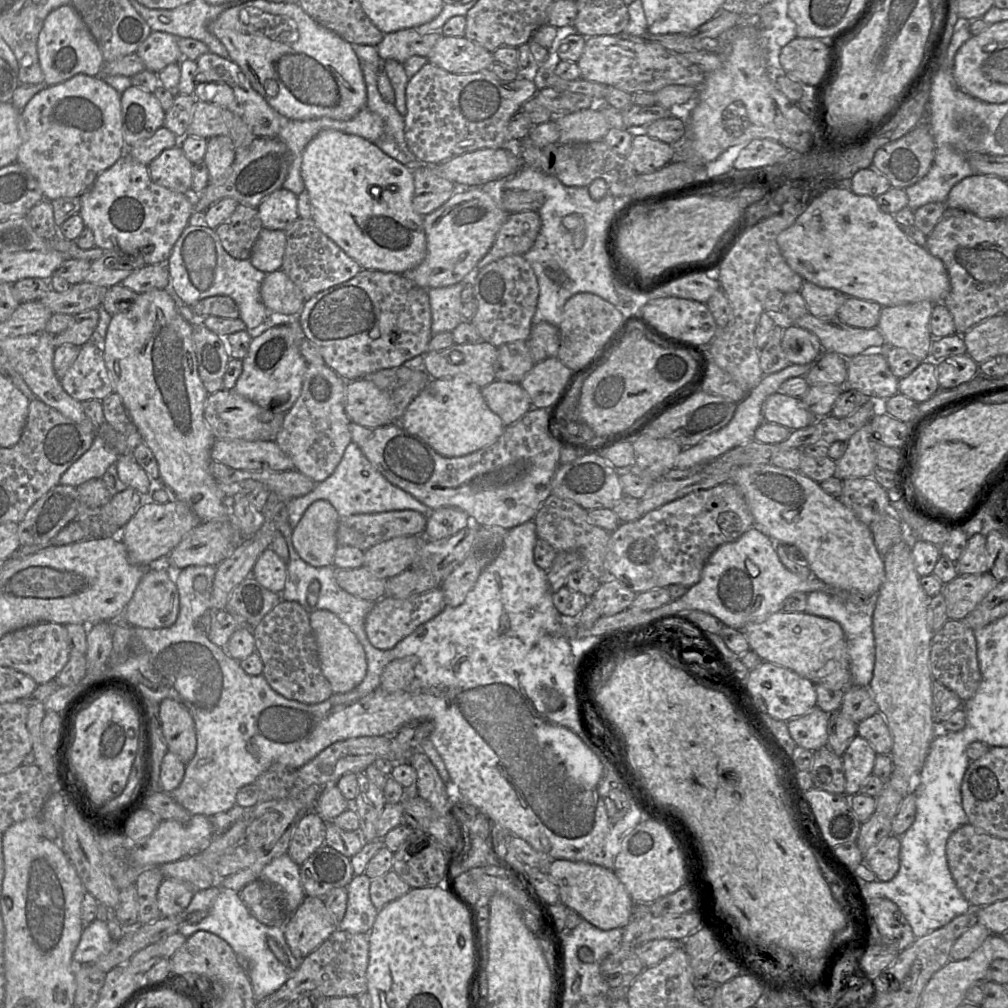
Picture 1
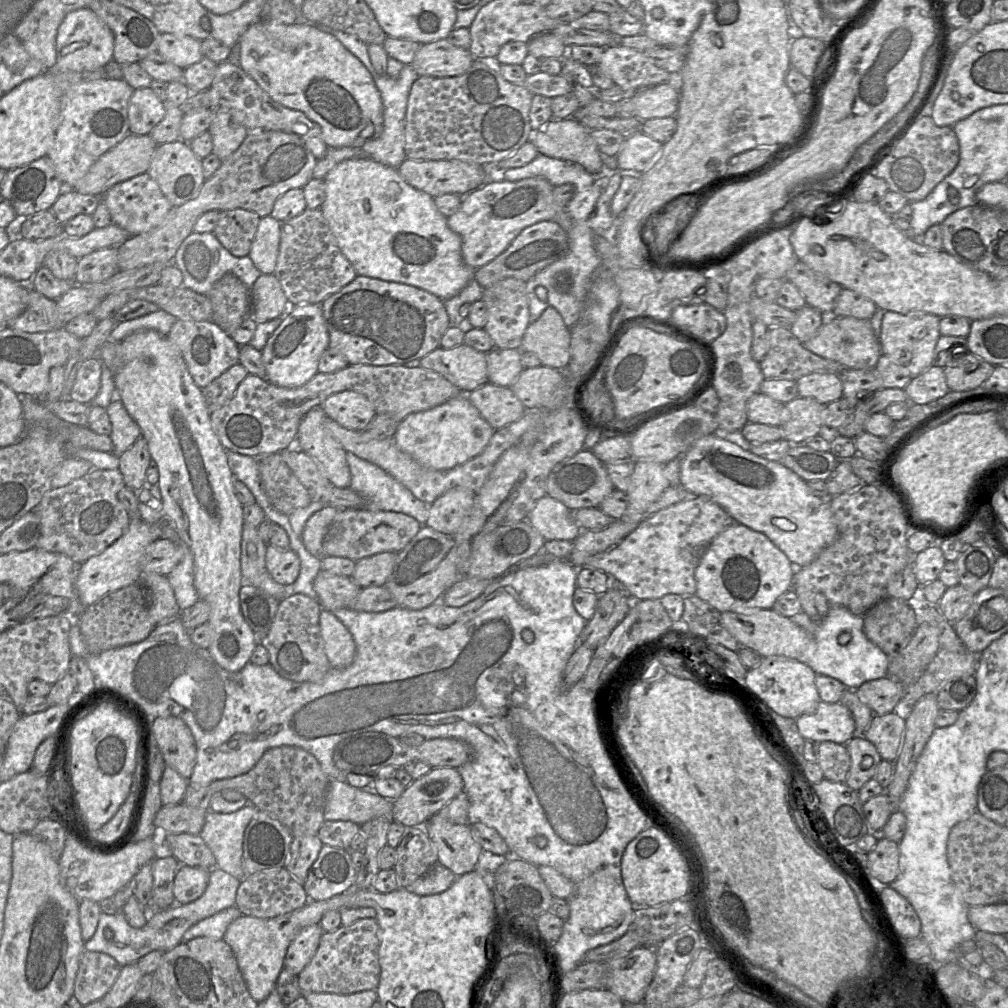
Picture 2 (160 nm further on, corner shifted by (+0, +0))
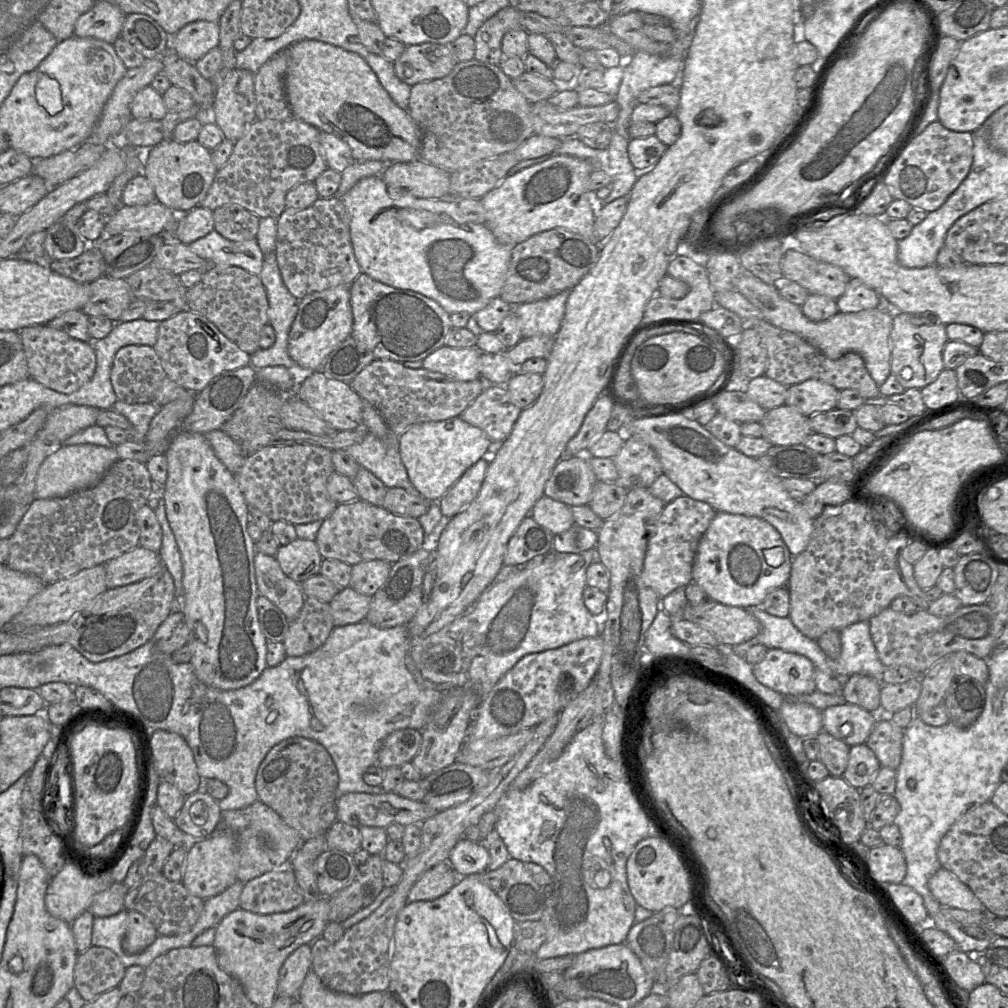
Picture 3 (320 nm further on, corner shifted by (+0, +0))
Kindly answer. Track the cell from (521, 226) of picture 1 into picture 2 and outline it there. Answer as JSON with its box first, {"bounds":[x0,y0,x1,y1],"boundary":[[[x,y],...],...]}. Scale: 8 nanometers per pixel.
{"bounds":[474,221,569,289],"boundary":[[[541,221],[523,229],[504,252],[491,262],[476,269],[474,280],[483,289],[487,289],[506,278],[516,278],[527,282],[539,271],[565,257],[568,251],[569,238],[567,231],[555,222]]]}

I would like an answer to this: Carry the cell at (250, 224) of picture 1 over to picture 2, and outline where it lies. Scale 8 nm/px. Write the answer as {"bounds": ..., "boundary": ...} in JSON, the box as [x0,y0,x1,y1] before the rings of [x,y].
{"bounds":[214,208,261,256],"boundary":[[[241,208],[219,212],[214,235],[232,255],[247,256],[261,217],[255,212]]]}

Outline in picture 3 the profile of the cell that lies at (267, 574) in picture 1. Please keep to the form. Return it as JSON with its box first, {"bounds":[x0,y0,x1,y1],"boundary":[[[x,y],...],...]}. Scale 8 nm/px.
{"bounds":[274,538,323,584],"boundary":[[[301,538],[279,545],[274,557],[283,573],[298,584],[319,574],[323,560],[315,541]]]}

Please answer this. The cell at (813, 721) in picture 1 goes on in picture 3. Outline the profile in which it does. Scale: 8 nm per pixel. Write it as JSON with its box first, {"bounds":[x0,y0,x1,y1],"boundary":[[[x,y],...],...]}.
{"bounds":[822,703,878,747],"boundary":[[[845,703],[822,711],[822,729],[851,747],[866,742],[878,718],[876,713]]]}

